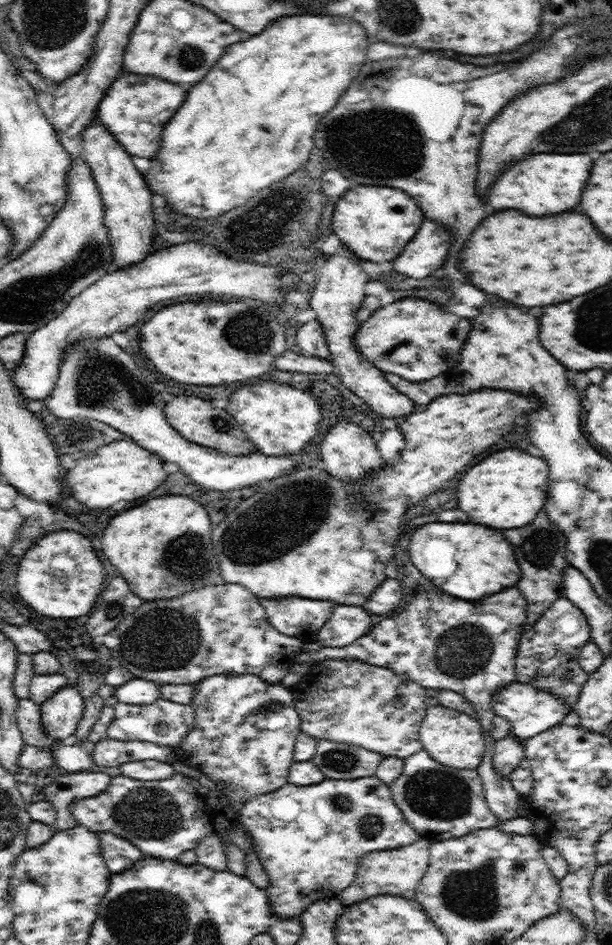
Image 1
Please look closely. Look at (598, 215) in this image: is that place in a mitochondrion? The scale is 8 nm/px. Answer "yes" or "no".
no

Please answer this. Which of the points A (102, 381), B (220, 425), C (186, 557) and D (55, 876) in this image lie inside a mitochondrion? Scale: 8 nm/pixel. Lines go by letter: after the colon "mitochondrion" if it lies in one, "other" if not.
A: mitochondrion
B: mitochondrion
C: mitochondrion
D: other

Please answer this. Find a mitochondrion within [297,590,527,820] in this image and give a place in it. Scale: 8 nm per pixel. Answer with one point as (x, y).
(466, 649)

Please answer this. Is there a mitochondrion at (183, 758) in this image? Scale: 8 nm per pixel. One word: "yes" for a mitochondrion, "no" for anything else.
no

